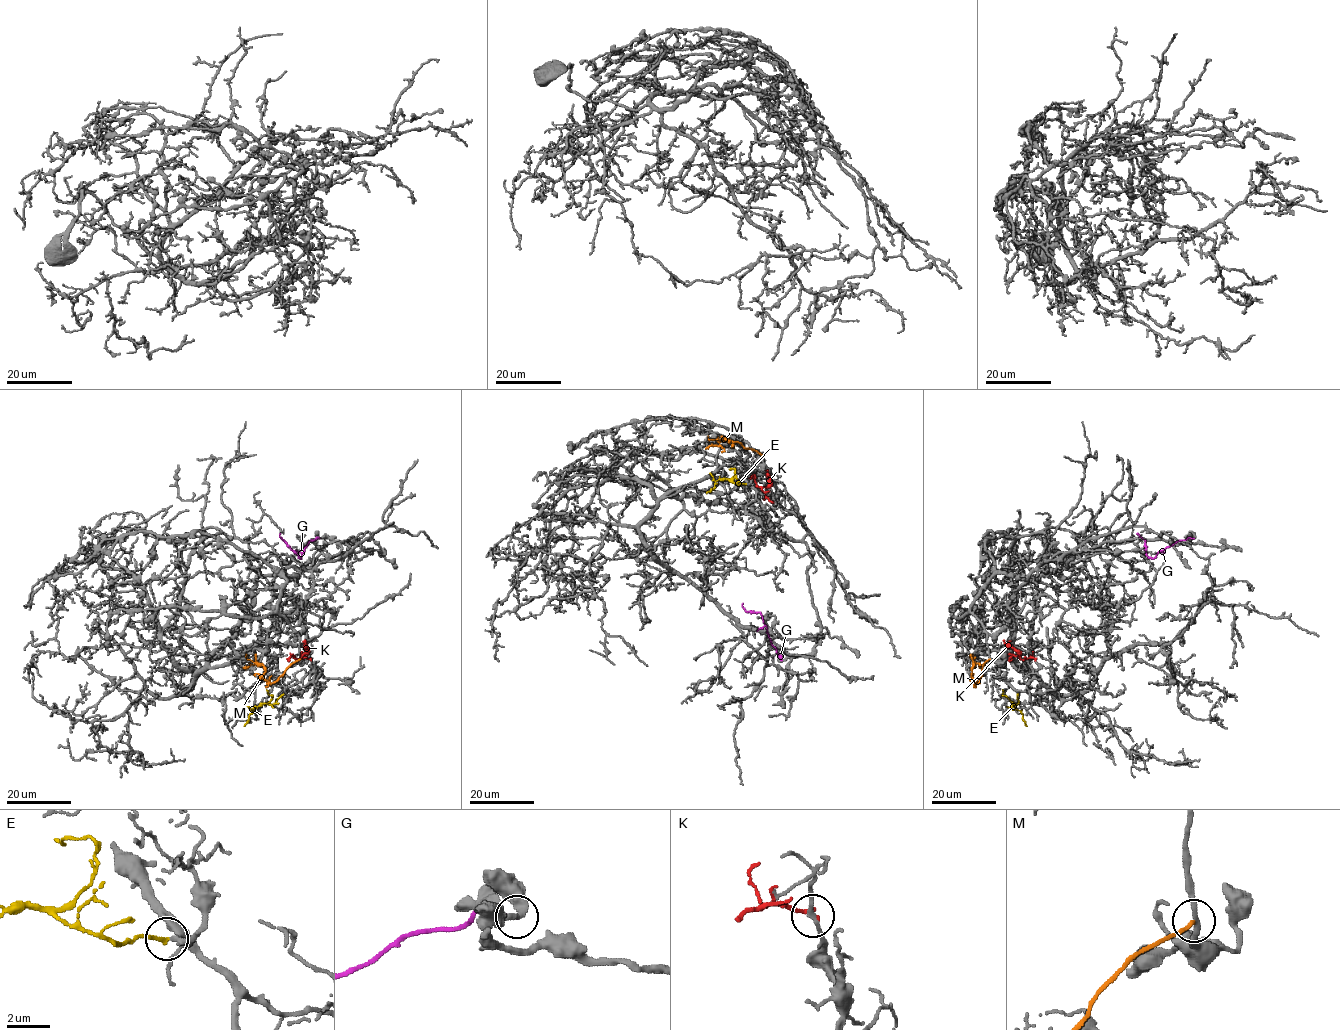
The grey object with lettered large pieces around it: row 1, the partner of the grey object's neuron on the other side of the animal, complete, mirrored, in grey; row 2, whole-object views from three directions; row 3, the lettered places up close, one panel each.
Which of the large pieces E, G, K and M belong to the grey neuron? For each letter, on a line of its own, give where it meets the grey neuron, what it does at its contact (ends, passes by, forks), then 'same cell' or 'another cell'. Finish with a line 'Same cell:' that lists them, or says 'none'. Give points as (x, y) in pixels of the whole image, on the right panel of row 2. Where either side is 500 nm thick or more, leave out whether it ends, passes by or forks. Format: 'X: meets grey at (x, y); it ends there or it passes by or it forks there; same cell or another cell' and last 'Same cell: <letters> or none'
E: meets grey at (1017, 694); it ends there; same cell
G: meets grey at (1194, 538); it ends there; another cell
K: meets grey at (1035, 659); it ends there; another cell
M: meets grey at (989, 658); it ends there; another cell
Same cell: E

